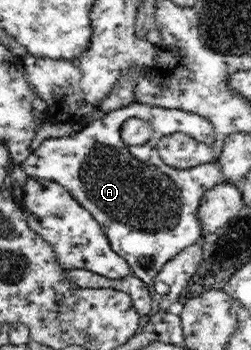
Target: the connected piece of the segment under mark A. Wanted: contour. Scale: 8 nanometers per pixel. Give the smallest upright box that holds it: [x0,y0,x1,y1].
[20,102,222,284]

